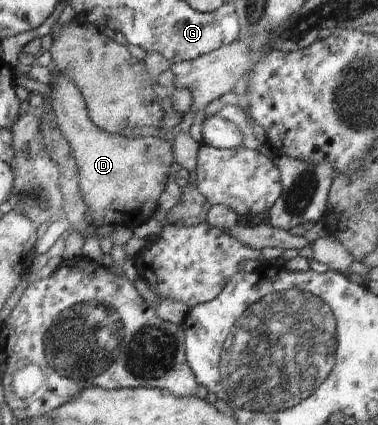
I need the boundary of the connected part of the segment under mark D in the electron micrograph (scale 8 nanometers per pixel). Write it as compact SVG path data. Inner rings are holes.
M62 73L53 79L50 96L58 127L75 157L79 186L87 209L90 207L93 221L102 219L117 227L134 228L153 217L158 199L175 169L173 145L166 139L154 136L130 138L109 134L96 127L89 118L80 90ZM146 152L154 152L152 159L146 157Z

